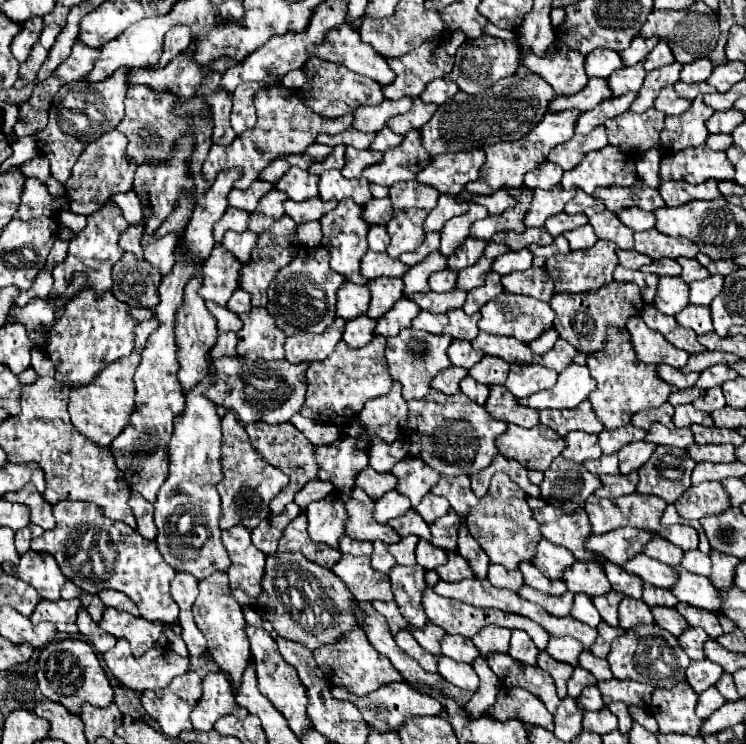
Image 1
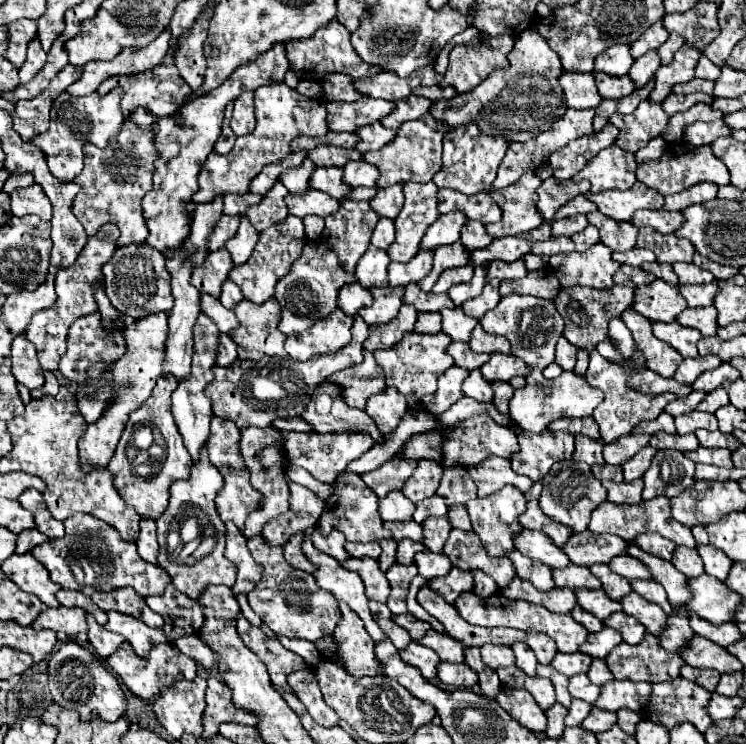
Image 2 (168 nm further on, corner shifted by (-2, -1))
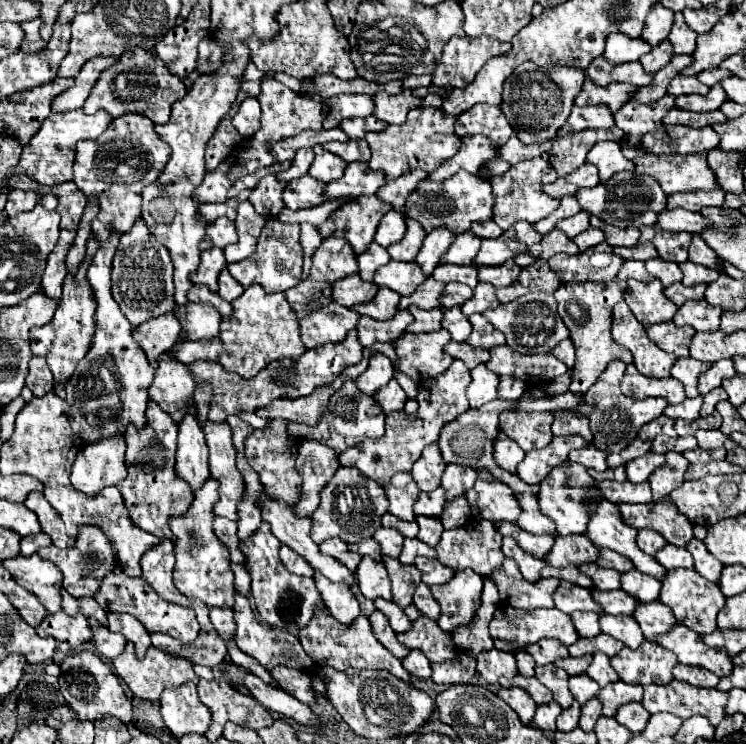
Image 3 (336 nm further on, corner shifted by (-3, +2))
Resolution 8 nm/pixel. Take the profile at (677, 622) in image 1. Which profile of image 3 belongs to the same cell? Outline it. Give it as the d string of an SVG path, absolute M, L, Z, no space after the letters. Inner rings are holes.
M622 588L610 592L594 590L594 598L604 608L606 614L634 614L638 608L638 598L630 596Z

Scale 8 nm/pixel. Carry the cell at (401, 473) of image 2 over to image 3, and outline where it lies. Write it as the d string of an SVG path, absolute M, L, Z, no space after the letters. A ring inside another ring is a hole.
M454 360L452 366L440 374L438 378L430 378L430 382L422 384L418 390L418 414L414 418L410 418L404 412L394 412L386 416L386 434L382 438L378 438L378 442L364 442L364 446L354 446L346 452L342 452L338 456L342 466L354 466L358 470L362 470L362 474L374 482L378 482L380 486L388 486L390 478L398 472L410 472L414 462L420 458L422 450L438 440L438 430L458 418L458 414L466 412L468 406L468 398L466 398L466 388L470 384L470 370L460 362Z

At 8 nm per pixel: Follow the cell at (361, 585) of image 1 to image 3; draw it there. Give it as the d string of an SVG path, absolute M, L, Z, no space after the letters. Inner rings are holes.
M362 558L362 562L356 568L356 578L358 578L358 588L366 598L392 600L390 580L382 562L376 562L372 558Z

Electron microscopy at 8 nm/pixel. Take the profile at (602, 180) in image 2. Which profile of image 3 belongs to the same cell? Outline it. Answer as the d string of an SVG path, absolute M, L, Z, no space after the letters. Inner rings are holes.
M598 142L592 146L588 158L588 164L594 164L600 172L600 182L608 182L614 174L628 170L634 172L634 162L628 160L622 154L622 148L618 142Z

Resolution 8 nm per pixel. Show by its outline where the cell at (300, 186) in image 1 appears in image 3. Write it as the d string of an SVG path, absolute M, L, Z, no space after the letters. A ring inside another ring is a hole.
M306 148L306 150L298 150L294 160L292 160L292 166L286 170L286 172L280 172L278 178L284 180L284 182L290 182L294 178L300 178L304 174L308 174L308 168L314 160L314 150L312 148Z

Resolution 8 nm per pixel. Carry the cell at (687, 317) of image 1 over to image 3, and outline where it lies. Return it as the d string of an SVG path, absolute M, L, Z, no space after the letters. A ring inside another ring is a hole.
M690 300L686 302L678 314L672 318L676 326L692 326L698 332L704 330L718 330L722 310L710 306L706 300Z

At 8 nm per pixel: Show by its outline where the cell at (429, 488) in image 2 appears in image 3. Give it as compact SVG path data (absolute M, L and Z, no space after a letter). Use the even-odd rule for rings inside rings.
M434 442L434 444L426 446L420 460L414 464L412 478L422 492L432 492L440 486L440 476L442 476L444 468L446 468L446 462L442 460L438 444Z

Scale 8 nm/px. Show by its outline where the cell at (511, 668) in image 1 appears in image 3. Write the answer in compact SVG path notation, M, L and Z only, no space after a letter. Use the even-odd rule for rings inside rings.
M516 674L512 680L502 678L500 686L506 686L506 688L510 688L510 686L520 686L520 688L524 688L524 690L534 698L536 704L552 702L552 694L550 694L550 690L548 690L546 686L542 686L536 678L524 678L522 674Z

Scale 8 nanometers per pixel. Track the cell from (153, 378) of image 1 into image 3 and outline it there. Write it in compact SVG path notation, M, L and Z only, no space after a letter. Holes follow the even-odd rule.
M148 400L146 418L148 418L146 426L136 428L134 424L130 424L126 428L124 436L126 436L128 476L118 484L118 490L124 496L124 504L126 504L134 524L138 524L142 530L146 530L158 538L170 536L170 540L172 540L172 532L168 528L168 518L180 516L188 510L188 506L192 502L192 488L188 486L186 480L178 478L178 472L174 468L176 436L178 436L176 422L154 400ZM154 444L160 444L162 448L152 448Z

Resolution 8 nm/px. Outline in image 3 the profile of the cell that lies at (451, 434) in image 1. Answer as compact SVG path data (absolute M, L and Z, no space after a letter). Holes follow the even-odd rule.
M498 432L496 440L494 440L494 460L498 462L500 468L514 472L516 466L524 460L524 450L512 438L508 438L504 432Z

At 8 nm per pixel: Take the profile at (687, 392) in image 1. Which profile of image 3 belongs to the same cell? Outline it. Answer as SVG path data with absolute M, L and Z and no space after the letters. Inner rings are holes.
M702 396L696 398L686 398L680 404L668 404L664 414L670 418L684 418L684 420L694 420L700 416L700 408L702 408Z

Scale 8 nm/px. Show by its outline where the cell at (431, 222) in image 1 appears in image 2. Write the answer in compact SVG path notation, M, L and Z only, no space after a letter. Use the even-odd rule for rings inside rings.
M447 213L441 215L433 225L429 225L423 241L421 241L421 249L435 249L439 245L451 245L455 241L459 241L459 233L461 227L465 225L465 215L461 213Z

